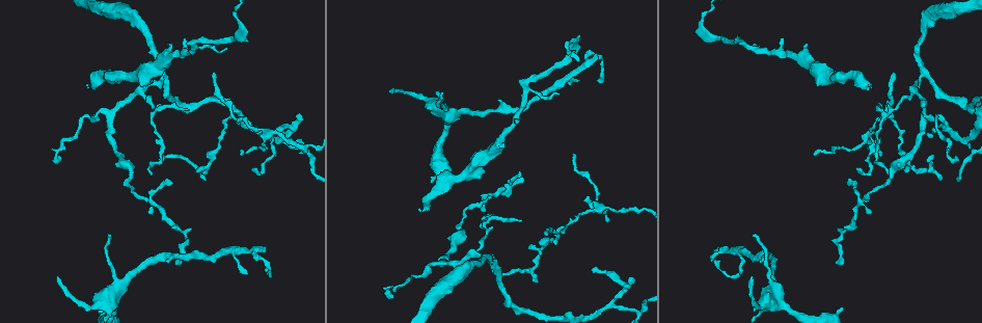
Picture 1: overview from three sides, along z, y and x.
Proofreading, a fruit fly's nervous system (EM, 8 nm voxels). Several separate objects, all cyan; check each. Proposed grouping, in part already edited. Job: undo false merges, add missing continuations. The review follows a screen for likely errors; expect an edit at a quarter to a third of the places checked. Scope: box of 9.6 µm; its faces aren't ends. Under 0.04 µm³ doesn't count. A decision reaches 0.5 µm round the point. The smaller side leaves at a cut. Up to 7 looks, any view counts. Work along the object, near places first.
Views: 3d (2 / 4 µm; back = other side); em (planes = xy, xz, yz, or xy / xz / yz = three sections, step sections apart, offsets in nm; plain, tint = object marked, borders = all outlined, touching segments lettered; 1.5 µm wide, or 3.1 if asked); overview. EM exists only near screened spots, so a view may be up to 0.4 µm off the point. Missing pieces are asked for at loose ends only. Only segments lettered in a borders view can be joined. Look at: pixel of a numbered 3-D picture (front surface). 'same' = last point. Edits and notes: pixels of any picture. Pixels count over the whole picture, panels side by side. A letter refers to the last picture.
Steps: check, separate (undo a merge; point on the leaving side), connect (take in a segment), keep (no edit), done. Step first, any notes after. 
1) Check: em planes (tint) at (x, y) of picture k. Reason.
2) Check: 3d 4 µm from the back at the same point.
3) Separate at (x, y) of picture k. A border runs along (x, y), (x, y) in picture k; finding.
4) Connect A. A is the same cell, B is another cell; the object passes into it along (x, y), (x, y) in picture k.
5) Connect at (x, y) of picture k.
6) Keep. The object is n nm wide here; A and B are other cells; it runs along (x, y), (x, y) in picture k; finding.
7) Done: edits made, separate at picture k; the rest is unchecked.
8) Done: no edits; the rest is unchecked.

Check: em planes (borders) at (241, 156) of picture 1. Tapers out.

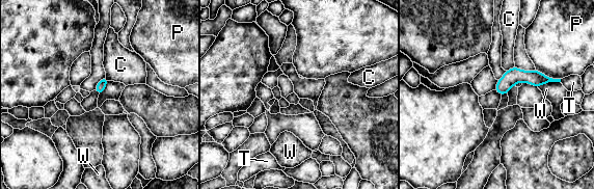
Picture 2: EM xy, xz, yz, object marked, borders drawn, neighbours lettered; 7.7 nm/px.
Keep. C, P, T and W are other cells; a border runs along (514, 65), (506, 71) in picture 2; none of them fits.

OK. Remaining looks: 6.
Check: 3d 4 µm at (537, 281) of picture 1. Thin end.

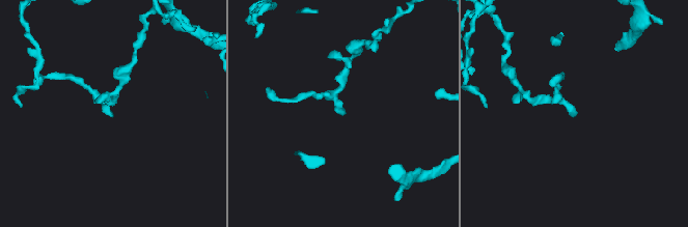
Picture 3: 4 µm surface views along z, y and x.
Check: em planes (borders) at (576, 113) of picture 3.

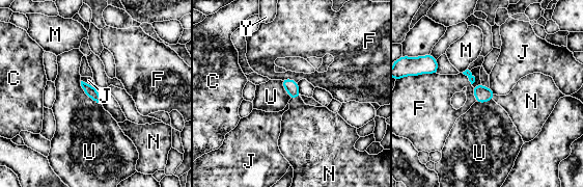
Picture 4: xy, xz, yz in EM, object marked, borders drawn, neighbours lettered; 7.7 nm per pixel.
Connect N. The object is 80 nm wide here; N is the same cell, C, F, J, M, U and Y are other cells; the object passes into it along (292, 87), (295, 98), (304, 128) in picture 4; it goes on there.

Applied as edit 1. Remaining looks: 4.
Check: em planes (plain) at (166, 57) of picture 1. Thick turns thin.

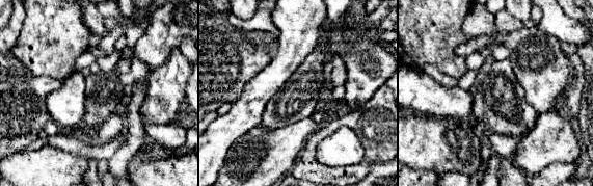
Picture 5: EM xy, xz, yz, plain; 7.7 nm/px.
Check: em planes (borders) at the same point. See the neighbours.

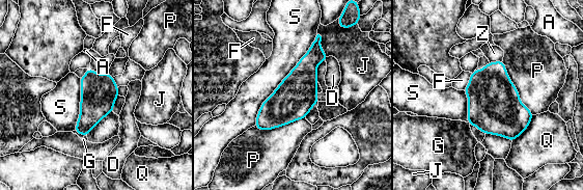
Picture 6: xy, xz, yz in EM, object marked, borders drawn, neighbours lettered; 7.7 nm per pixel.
Keep. The object is 280 nm wide here; A, D, F, G, J, P, Q, S and Z are other cells; one cell here.

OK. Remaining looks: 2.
Done: edits made, connect at picture 4; the rest is unchecked.

